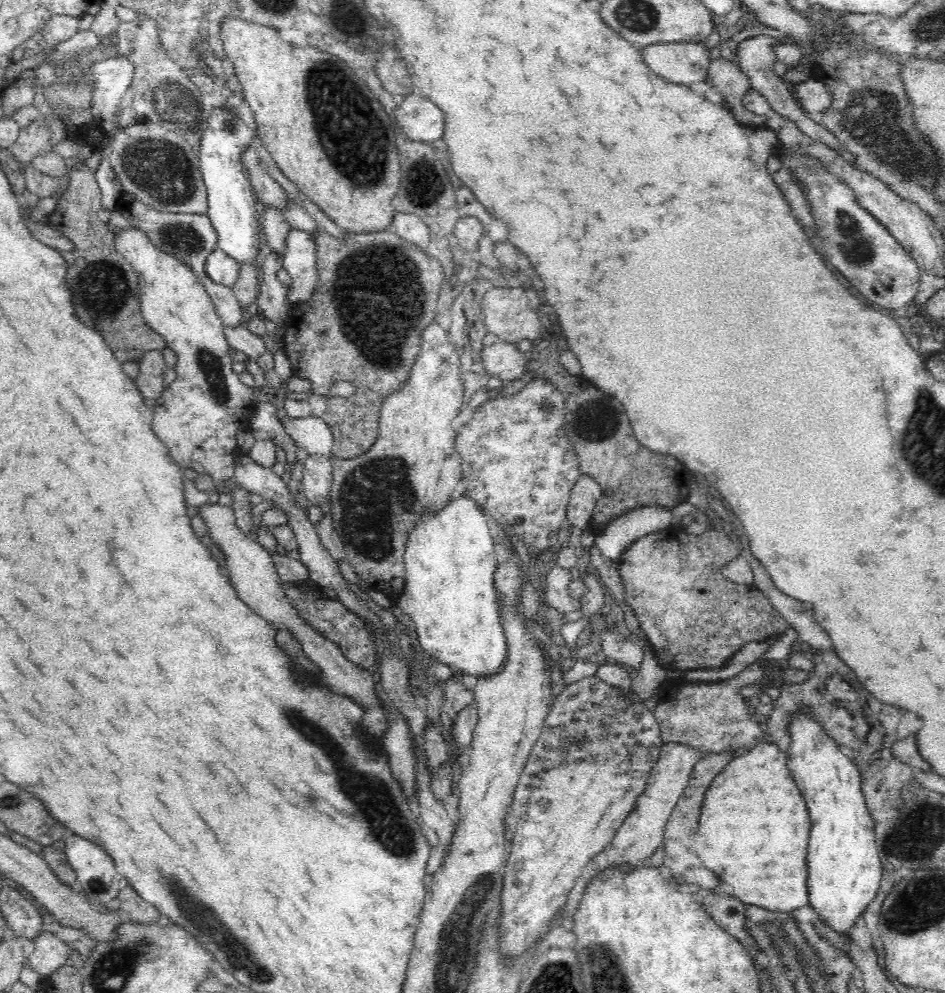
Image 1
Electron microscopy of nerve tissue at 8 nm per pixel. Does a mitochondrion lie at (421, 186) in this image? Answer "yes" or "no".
yes

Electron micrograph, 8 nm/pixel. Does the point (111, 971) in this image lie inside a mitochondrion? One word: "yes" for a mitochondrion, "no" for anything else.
yes

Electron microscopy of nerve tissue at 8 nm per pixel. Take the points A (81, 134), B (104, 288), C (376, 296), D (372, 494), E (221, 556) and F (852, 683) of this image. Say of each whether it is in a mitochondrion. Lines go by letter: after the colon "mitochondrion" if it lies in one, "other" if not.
A: other
B: mitochondrion
C: mitochondrion
D: mitochondrion
E: other
F: other

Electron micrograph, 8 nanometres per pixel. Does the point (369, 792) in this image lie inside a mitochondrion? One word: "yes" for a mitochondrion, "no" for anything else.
yes

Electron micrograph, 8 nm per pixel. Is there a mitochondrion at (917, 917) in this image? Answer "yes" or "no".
yes

